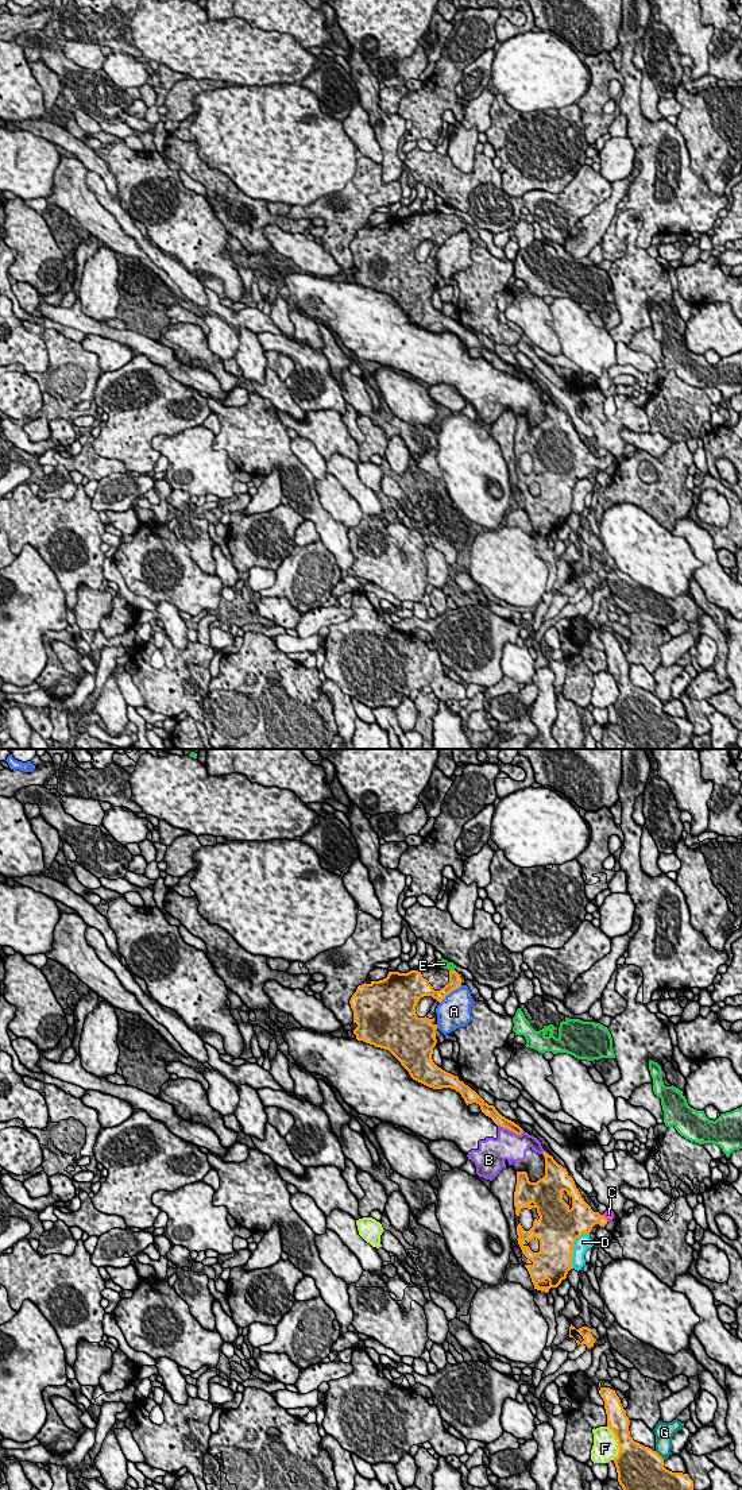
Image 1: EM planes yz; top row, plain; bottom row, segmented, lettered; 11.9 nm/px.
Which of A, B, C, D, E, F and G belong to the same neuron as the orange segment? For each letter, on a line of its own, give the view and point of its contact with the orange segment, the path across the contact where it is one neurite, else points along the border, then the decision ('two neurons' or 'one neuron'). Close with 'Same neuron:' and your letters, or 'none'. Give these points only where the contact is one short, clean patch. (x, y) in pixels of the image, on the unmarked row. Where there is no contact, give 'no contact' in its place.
A: yz (449, 236) | two neurons
B: yz (510, 374) | two neurons
C: yz (605, 462) | across yz (584, 462), (605, 462), (609, 458) | one neuron
D: yz (572, 491) | two neurons
E: yz (452, 215) | two neurons
F: yz (618, 687) | two neurons
G: yz (659, 699) | two neurons
Same neuron: C

